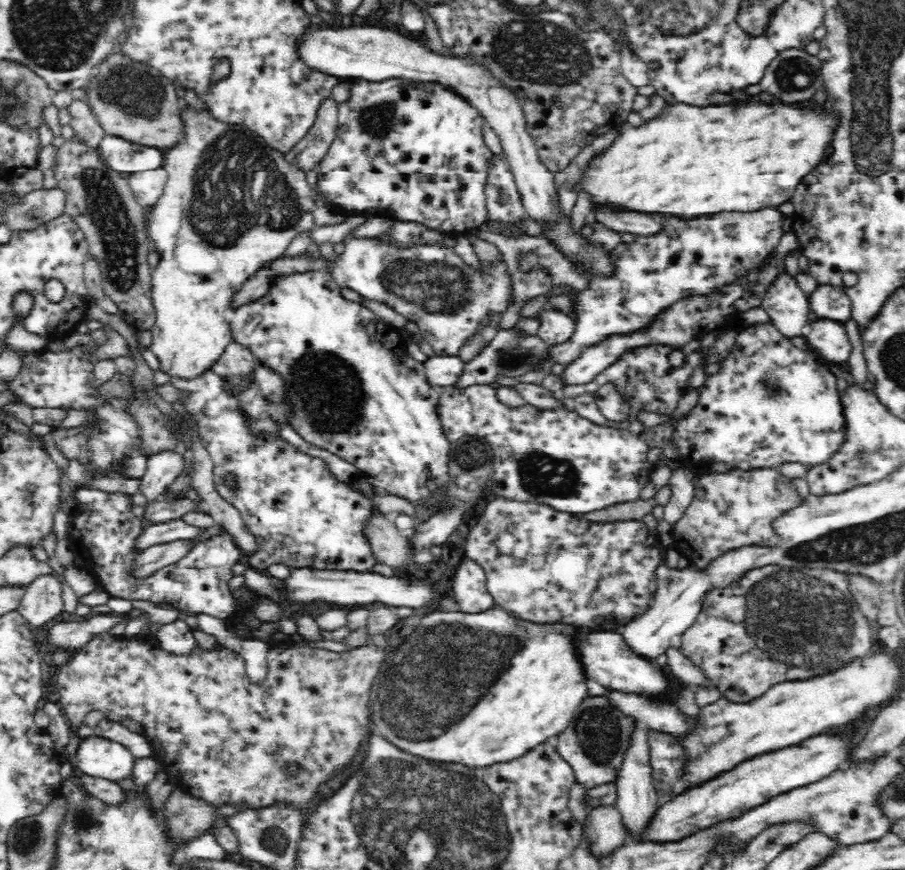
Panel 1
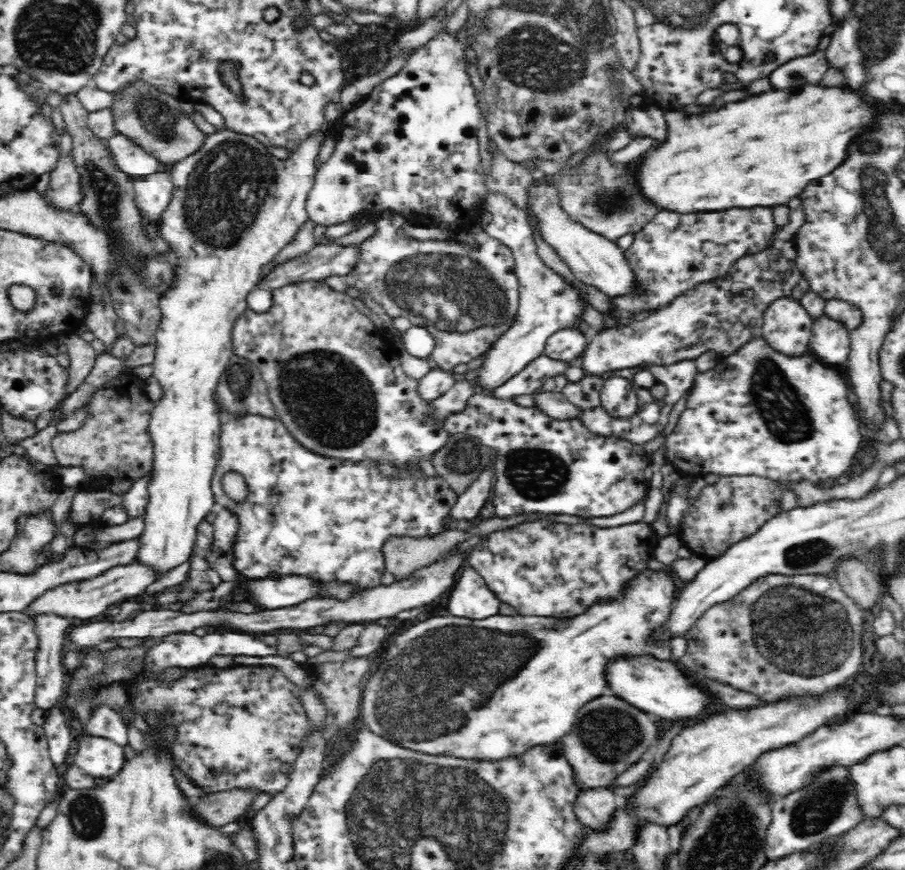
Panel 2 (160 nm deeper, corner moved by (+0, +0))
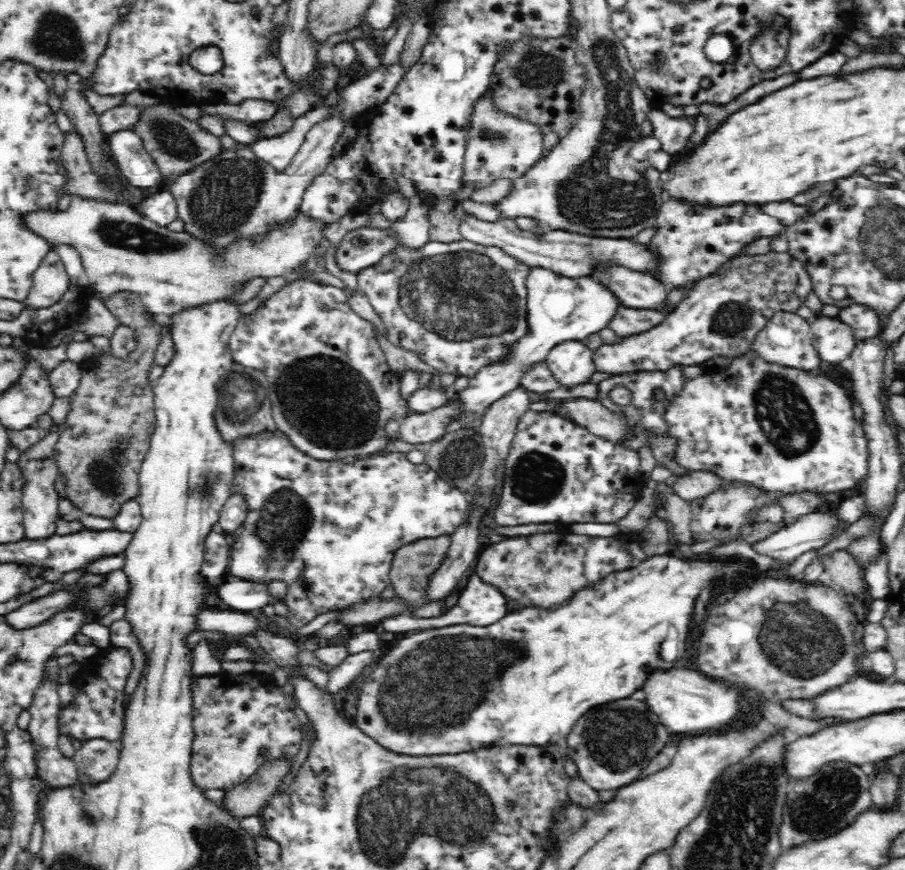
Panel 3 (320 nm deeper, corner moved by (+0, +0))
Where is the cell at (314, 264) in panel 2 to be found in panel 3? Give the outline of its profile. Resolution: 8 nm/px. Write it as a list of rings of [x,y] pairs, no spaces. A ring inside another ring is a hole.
[[[358,228],[347,232],[334,252],[334,262],[344,272],[358,273],[376,264],[384,253],[391,251],[397,240],[380,228]]]

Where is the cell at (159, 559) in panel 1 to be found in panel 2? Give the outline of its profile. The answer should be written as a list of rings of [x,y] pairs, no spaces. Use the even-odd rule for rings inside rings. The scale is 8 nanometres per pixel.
[[[134,560],[130,564],[112,566],[99,576],[84,581],[65,583],[57,588],[44,592],[28,609],[26,614],[54,612],[60,616],[80,618],[83,620],[102,617],[106,609],[111,605],[118,605],[131,599],[139,599],[146,592],[146,588],[159,580],[161,572],[152,564],[143,564],[140,560]]]

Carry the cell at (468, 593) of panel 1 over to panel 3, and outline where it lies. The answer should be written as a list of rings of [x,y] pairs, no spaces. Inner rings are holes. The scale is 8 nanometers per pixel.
[[[472,574],[468,578],[468,584],[460,596],[458,596],[458,602],[456,606],[452,606],[444,614],[432,618],[414,618],[411,614],[404,614],[400,616],[400,630],[402,632],[410,632],[410,630],[426,630],[426,628],[442,628],[442,626],[452,626],[452,624],[472,624],[476,626],[488,626],[494,624],[508,613],[507,601],[505,597],[496,592],[496,588],[490,584],[484,584],[476,574]]]

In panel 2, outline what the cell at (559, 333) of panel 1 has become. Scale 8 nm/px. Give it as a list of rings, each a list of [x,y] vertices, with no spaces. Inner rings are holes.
[[[564,327],[553,332],[546,339],[544,354],[557,360],[574,362],[583,357],[583,350],[588,344],[589,337],[576,327]]]

